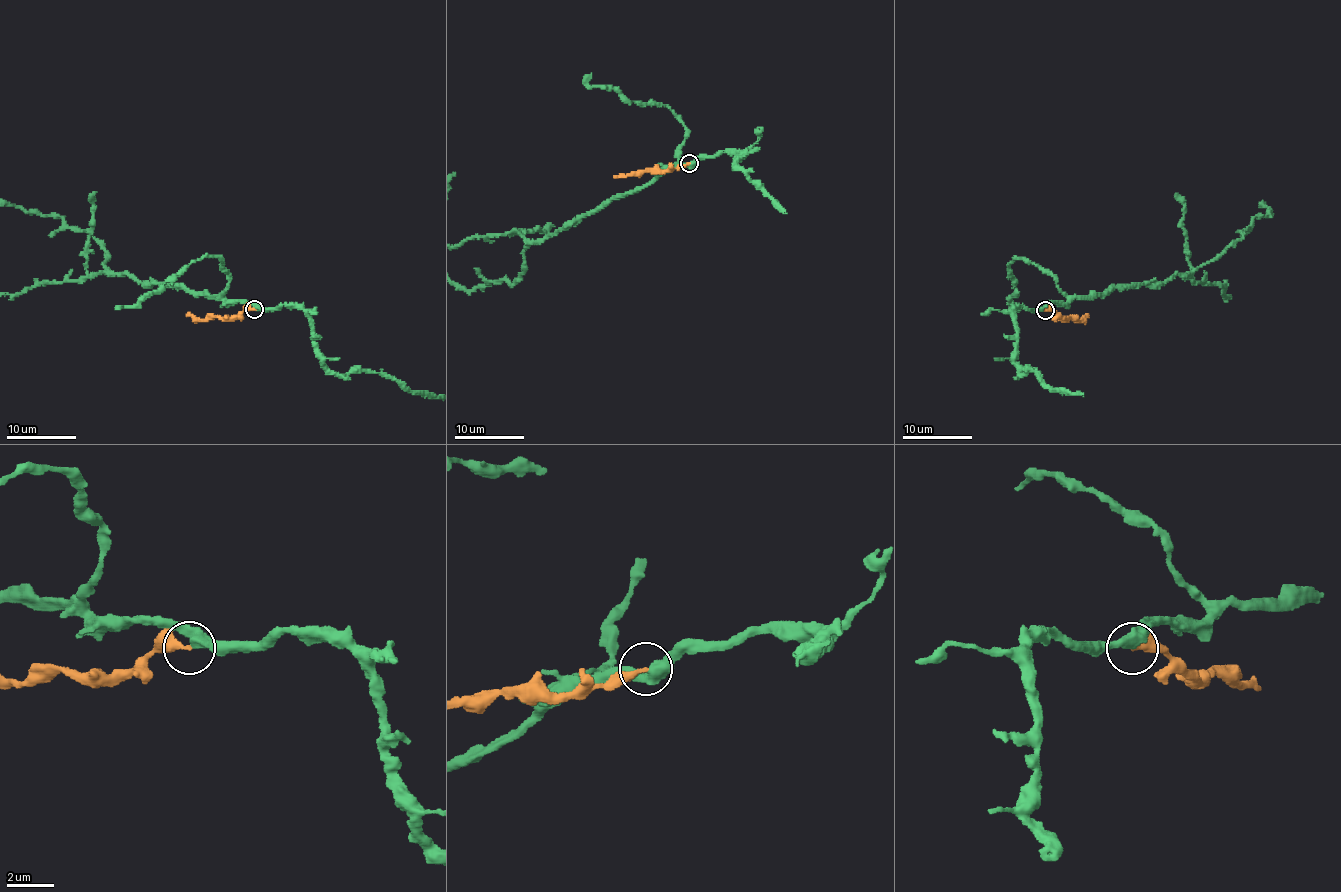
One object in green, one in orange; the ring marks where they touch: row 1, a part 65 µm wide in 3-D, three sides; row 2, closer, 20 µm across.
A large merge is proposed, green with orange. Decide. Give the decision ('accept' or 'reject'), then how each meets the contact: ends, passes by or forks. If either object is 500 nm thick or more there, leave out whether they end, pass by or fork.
reject | green passes by | orange ends

